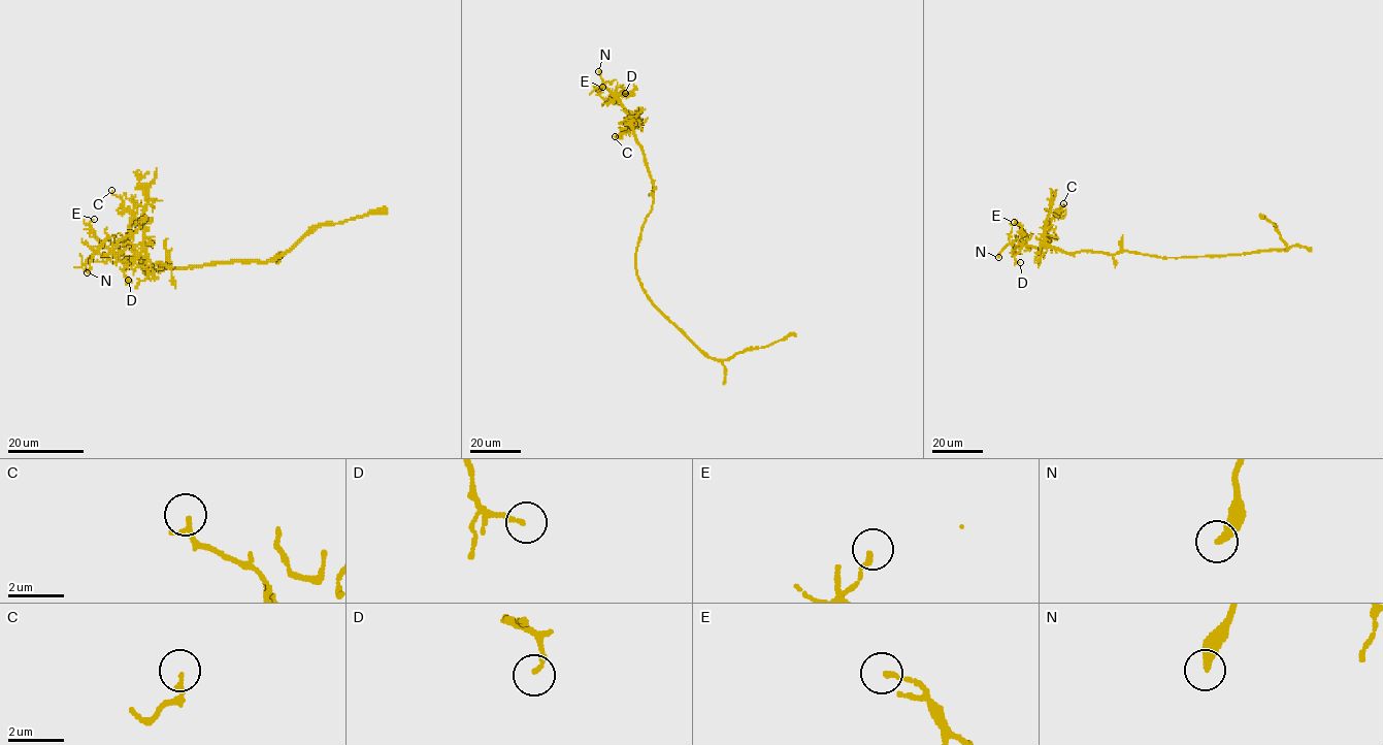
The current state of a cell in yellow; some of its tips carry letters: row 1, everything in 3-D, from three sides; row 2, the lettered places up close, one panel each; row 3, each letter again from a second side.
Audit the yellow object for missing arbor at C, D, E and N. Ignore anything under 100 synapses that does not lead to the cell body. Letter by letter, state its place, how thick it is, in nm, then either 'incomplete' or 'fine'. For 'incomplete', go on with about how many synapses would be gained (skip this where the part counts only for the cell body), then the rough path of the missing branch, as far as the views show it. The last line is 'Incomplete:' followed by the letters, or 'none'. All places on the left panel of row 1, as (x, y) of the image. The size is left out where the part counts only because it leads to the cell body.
C: at (111, 190); 160 nm thick; fine
D: at (128, 280); 150 nm thick; fine
E: at (94, 219); 160 nm thick; fine
N: at (87, 272); 340 nm thick; incomplete; missing branch runs (87, 272), (83, 280), (81, 267), (88, 259), (108, 253), (128, 234), (153, 238), (159, 235)
Incomplete: N

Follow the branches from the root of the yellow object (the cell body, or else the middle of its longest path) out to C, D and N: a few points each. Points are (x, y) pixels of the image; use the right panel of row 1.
C: (1188, 257), (1127, 251), (1067, 253), (1053, 249), (1047, 240), (1049, 221), (1061, 212), (1063, 203)
D: (1188, 257), (1127, 251), (1067, 253), (1022, 246), (1015, 255), (1020, 262)
N: (1188, 257), (1152, 257), (1127, 251), (1114, 254), (1067, 253), (1051, 247), (1035, 249), (1009, 244), (998, 257)

